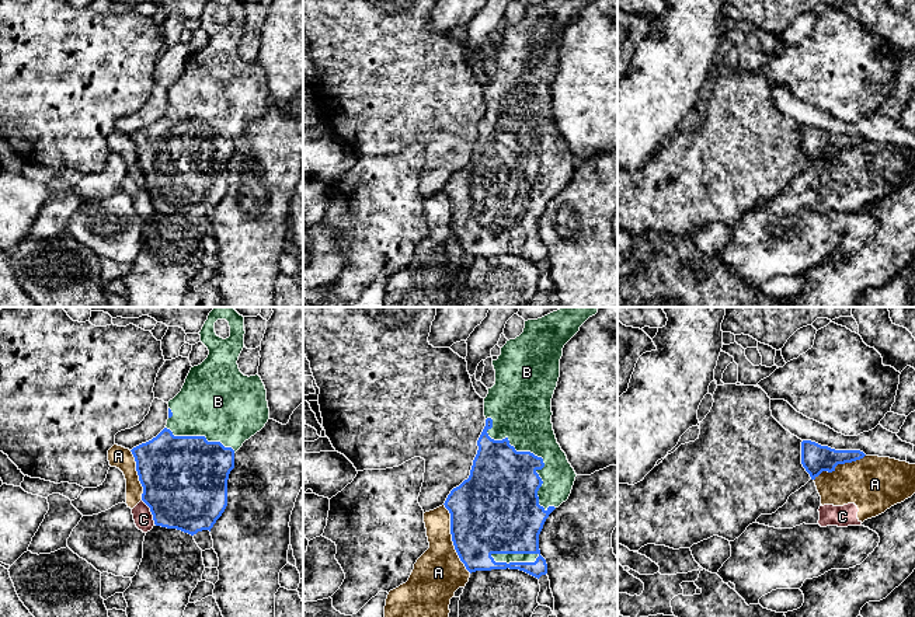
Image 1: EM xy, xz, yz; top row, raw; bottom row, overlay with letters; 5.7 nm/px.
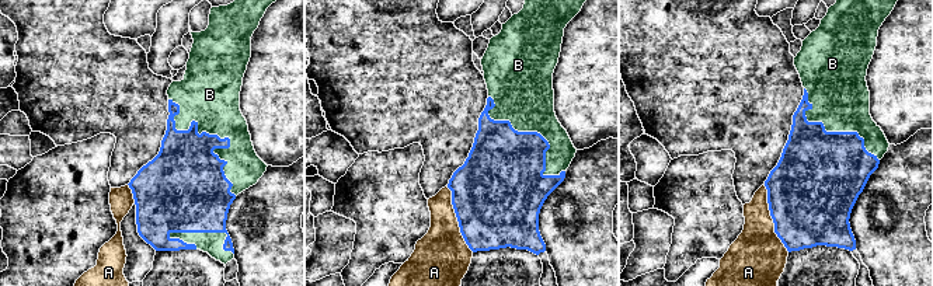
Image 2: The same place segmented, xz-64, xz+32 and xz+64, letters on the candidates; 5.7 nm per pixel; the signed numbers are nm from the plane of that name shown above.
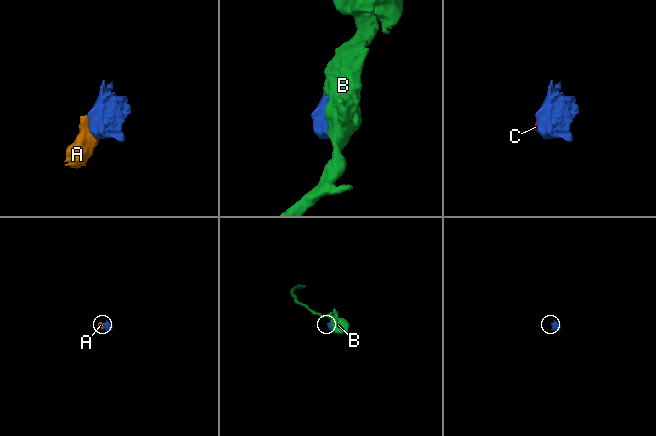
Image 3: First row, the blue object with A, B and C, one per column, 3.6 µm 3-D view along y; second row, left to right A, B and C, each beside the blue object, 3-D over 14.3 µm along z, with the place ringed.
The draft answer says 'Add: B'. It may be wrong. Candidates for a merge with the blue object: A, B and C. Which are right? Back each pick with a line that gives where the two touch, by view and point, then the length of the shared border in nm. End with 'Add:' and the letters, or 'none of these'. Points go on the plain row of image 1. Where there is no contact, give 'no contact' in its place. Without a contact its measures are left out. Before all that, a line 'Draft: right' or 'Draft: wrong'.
Draft: right
B: meets blue in xz at (536, 142); contact 650 nm long
Add: B

